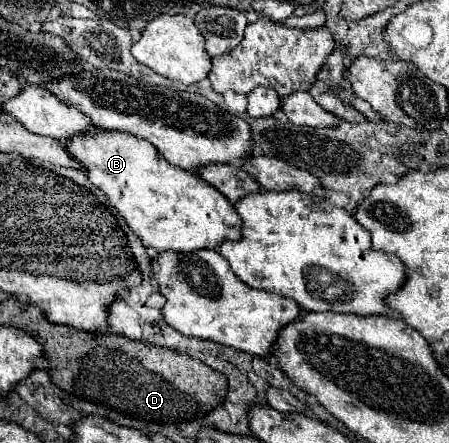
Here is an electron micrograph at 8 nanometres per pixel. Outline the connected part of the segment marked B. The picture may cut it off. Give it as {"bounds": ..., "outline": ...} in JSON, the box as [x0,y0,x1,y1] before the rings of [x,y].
{"bounds":[65,131,241,253],"outline":[[[97,131],[89,135],[79,135],[73,141],[65,141],[65,145],[67,151],[85,165],[89,181],[107,193],[113,207],[127,219],[129,227],[141,237],[145,247],[155,249],[157,253],[191,253],[199,249],[217,249],[217,245],[227,239],[241,239],[241,217],[237,217],[237,211],[233,209],[229,199],[225,199],[221,191],[217,191],[195,173],[169,165],[149,141],[121,131]]]}

